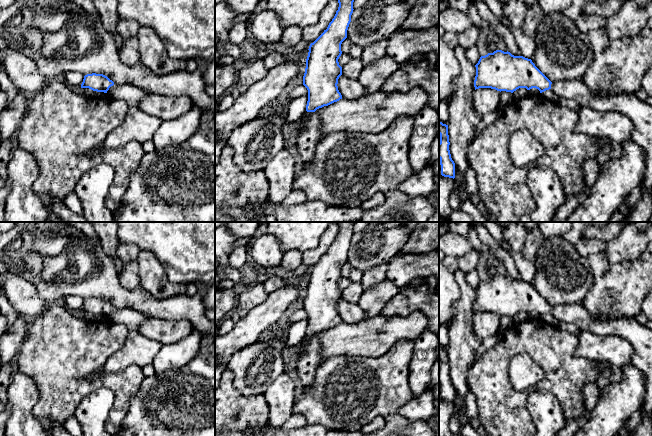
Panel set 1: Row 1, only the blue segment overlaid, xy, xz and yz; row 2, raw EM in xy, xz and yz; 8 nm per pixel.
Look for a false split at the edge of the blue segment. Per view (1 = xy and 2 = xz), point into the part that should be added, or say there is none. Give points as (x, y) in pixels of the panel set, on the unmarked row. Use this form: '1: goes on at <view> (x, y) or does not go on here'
1: does not go on here
2: goes on at xz (306, 366)

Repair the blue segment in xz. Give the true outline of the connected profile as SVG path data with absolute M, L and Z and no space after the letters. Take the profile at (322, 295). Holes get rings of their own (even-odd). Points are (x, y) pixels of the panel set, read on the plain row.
M336 222L338 234L324 256L309 270L303 309L308 314L304 351L296 362L296 371L303 390L307 390L315 373L323 363L321 345L315 335L342 323L338 303L342 291L338 283L342 278L341 268L347 262L347 254L353 237L354 222Z

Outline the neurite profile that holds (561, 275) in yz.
M562 236L544 238L536 254L531 284L552 307L581 303L593 283L593 271L588 258L581 256L575 245L566 242Z

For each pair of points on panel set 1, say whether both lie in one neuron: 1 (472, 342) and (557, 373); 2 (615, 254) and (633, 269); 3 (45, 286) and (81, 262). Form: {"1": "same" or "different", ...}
{"1": "different", "2": "different", "3": "same"}

